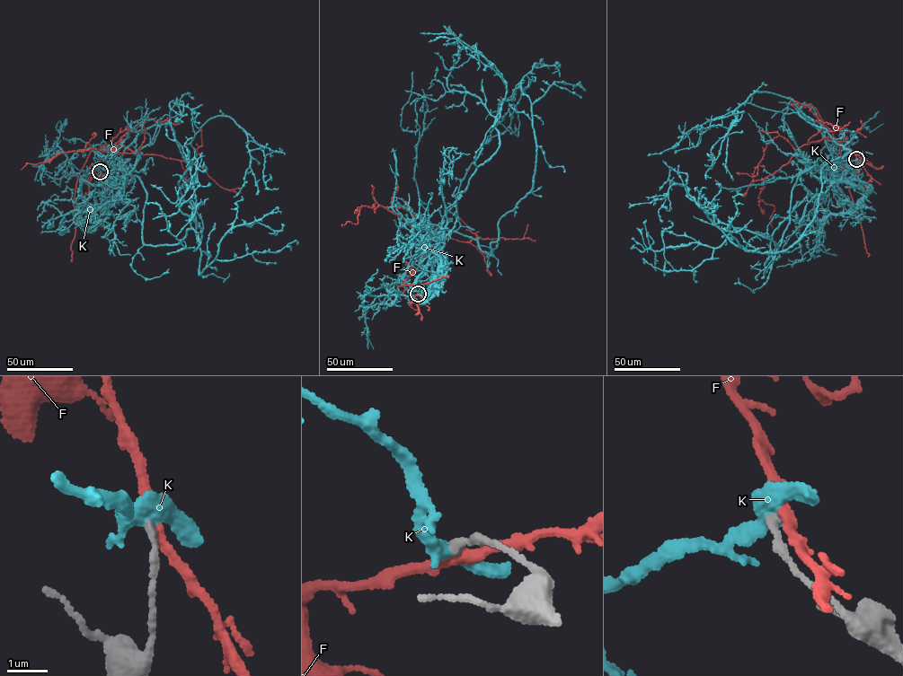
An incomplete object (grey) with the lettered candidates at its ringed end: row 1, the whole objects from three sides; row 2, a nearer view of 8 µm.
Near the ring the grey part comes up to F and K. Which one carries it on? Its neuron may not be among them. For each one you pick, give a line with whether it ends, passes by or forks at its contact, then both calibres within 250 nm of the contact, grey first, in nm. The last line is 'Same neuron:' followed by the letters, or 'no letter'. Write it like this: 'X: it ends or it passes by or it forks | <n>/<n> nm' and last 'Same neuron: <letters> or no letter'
F: it passes by | 190/240 nm
Same neuron: F

